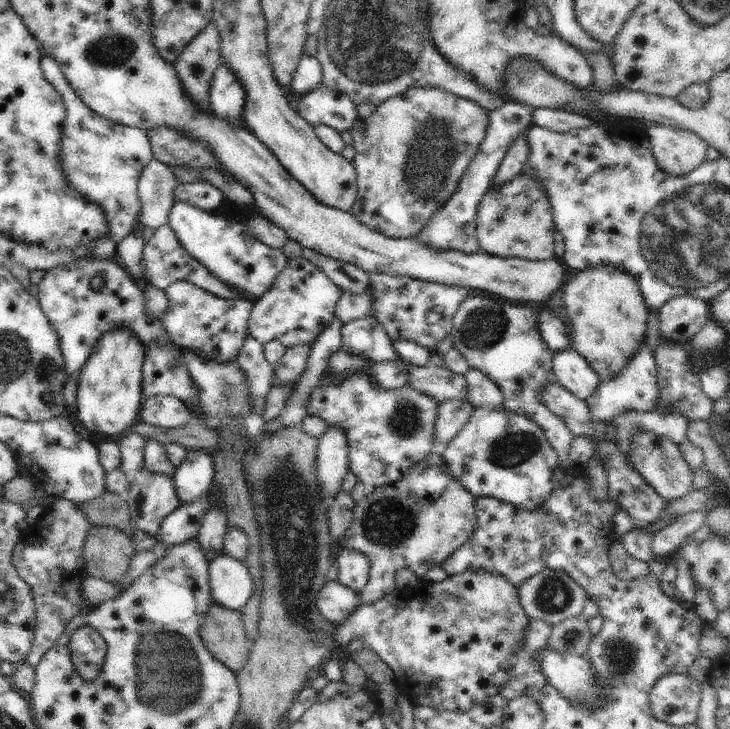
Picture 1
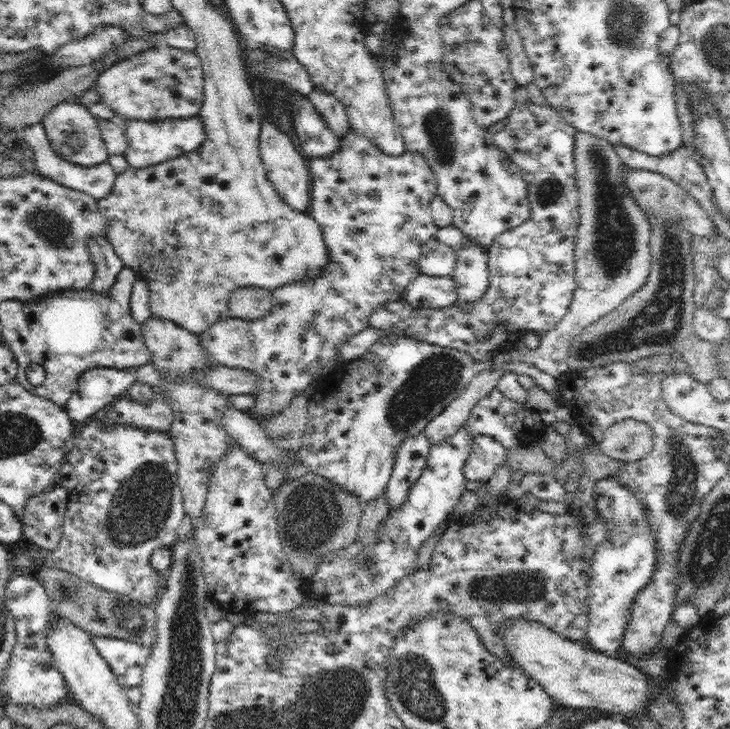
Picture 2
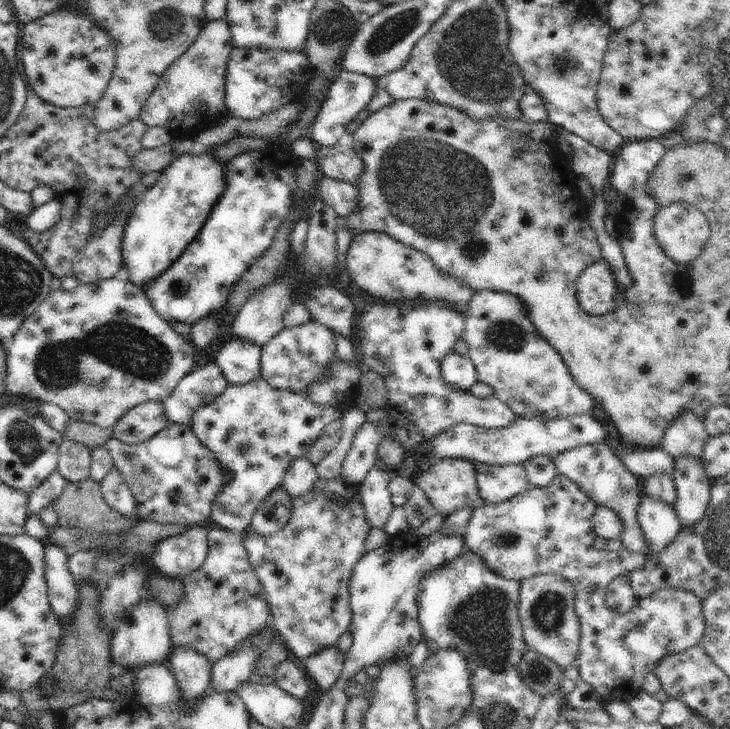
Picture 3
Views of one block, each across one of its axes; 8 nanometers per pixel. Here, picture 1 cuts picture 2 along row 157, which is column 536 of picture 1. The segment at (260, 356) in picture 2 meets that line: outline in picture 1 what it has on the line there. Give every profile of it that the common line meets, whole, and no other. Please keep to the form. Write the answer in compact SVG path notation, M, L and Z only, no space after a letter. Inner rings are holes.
M468 295L458 306L453 316L452 338L453 346L466 357L472 369L478 369L484 376L493 380L503 394L503 407L511 410L514 414L530 417L544 430L548 442L558 454L562 469L568 467L568 450L575 437L561 418L552 414L544 402L540 402L540 392L544 386L556 382L553 374L552 356L553 352L548 348L546 342L538 330L538 309L535 310L529 304L512 304L505 300L485 297L484 295Z

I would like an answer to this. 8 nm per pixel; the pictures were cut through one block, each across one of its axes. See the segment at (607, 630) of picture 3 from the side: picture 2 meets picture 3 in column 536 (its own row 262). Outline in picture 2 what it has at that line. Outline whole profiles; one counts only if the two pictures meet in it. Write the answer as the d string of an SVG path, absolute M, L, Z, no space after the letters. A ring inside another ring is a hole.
M532 102L515 103L515 108L504 120L487 127L494 144L504 151L510 160L520 166L527 186L530 201L530 218L522 224L505 230L492 241L487 253L489 287L483 297L471 307L450 305L445 309L412 308L406 320L396 318L391 326L391 334L423 340L428 344L450 347L469 354L482 363L492 359L497 352L505 351L520 341L527 331L545 332L554 328L569 311L575 291L575 253L573 252L580 215L578 208L579 188L576 180L576 164L573 161L575 132L572 125L564 121L558 111L550 106Z

